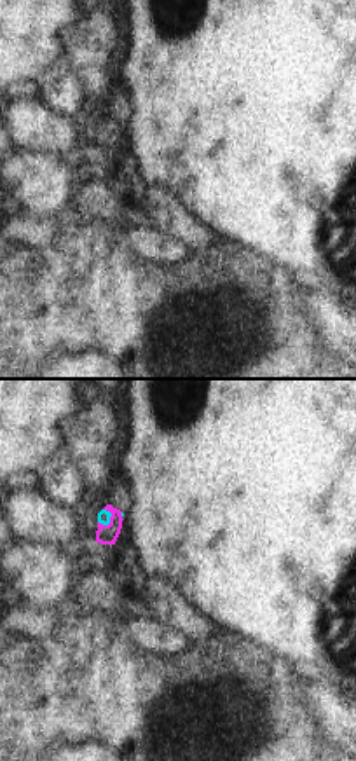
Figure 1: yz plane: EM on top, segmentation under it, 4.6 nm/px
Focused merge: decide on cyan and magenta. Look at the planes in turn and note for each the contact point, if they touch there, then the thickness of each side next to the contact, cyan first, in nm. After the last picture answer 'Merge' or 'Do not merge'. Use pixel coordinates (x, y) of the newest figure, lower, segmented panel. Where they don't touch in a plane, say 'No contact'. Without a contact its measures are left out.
Touches cyan at (110, 515). Thickness 60 nm (cyan) against 100 nm.

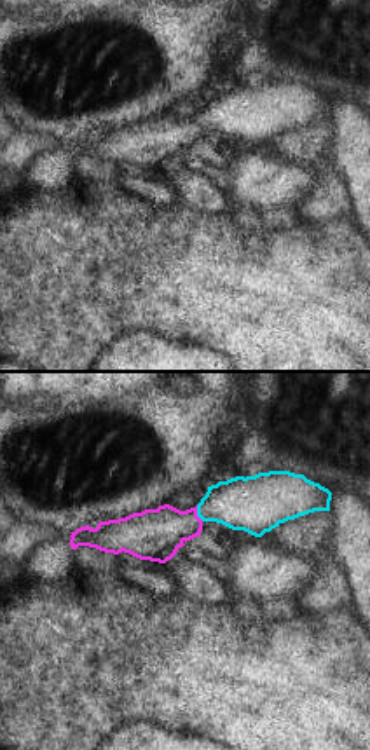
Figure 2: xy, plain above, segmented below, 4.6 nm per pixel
Touches cyan at (198, 513). Thickness 240 nm (cyan) against 240 nm.

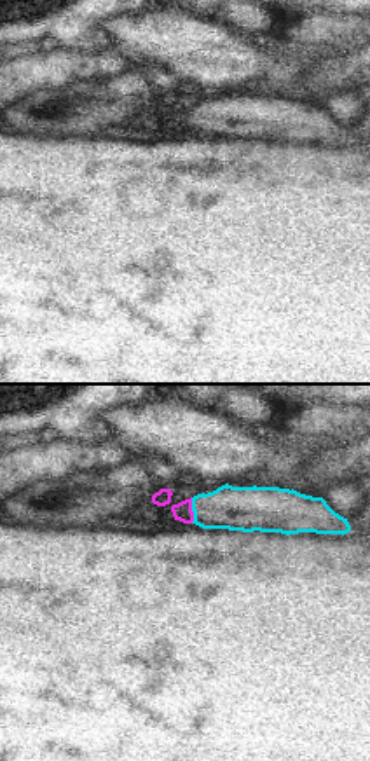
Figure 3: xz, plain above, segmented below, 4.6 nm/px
Touches cyan at (192, 510). Thickness 200 nm (cyan) against 90 nm.

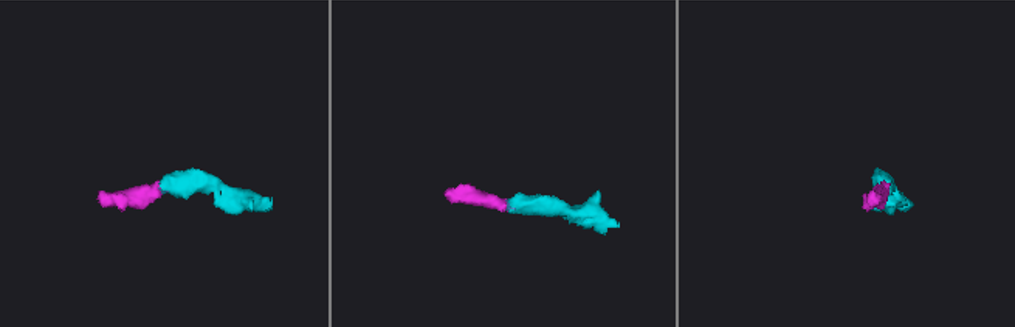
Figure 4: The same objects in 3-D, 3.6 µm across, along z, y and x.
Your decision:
Merge.

